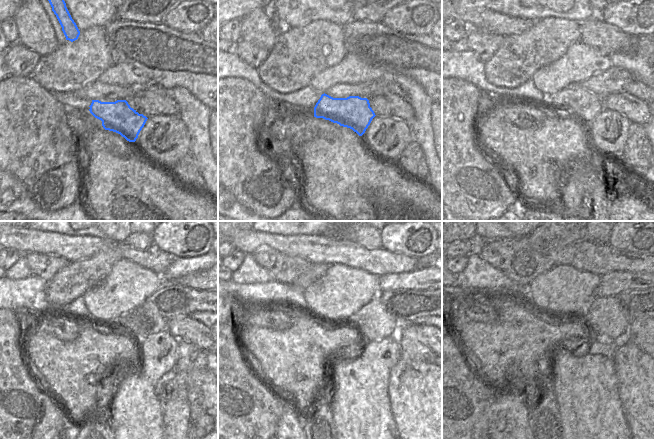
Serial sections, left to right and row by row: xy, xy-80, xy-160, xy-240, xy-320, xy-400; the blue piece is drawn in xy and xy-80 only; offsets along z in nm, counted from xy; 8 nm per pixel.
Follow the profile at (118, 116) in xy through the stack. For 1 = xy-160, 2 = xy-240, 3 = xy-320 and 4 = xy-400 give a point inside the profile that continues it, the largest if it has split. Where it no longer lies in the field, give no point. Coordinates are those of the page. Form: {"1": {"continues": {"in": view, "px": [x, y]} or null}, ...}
{"1": {"continues": {"in": "xy-160", "px": [584, 106]}}, "2": {"continues": {"in": "xy-240", "px": [138, 326]}}, "3": {"continues": {"in": "xy-320", "px": [354, 321]}}, "4": {"continues": {"in": "xy-400", "px": [593, 325]}}}

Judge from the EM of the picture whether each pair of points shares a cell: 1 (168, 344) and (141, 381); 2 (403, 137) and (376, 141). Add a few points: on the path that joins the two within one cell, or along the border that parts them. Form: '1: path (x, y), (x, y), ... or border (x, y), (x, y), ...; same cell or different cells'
1: path (159, 353), (156, 364), (150, 372); same cell
2: path (396, 137), (383, 138); same cell

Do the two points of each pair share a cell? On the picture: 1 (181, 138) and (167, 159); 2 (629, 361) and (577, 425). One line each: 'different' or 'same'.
1: same
2: different

